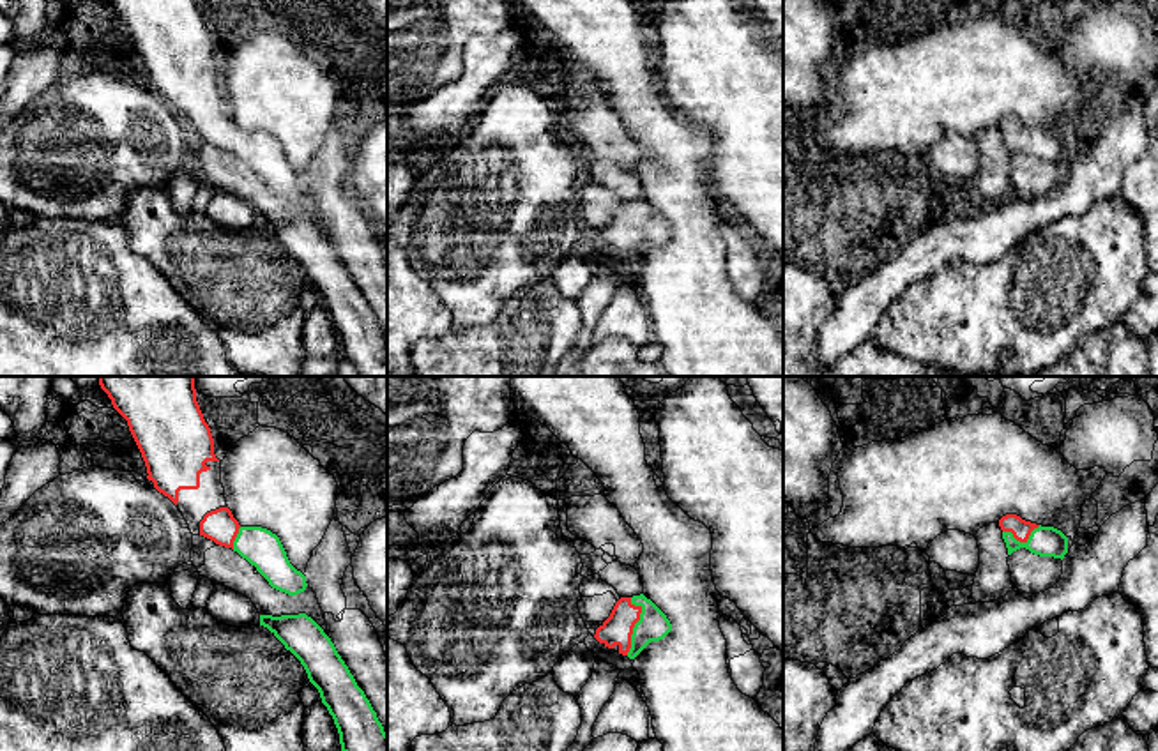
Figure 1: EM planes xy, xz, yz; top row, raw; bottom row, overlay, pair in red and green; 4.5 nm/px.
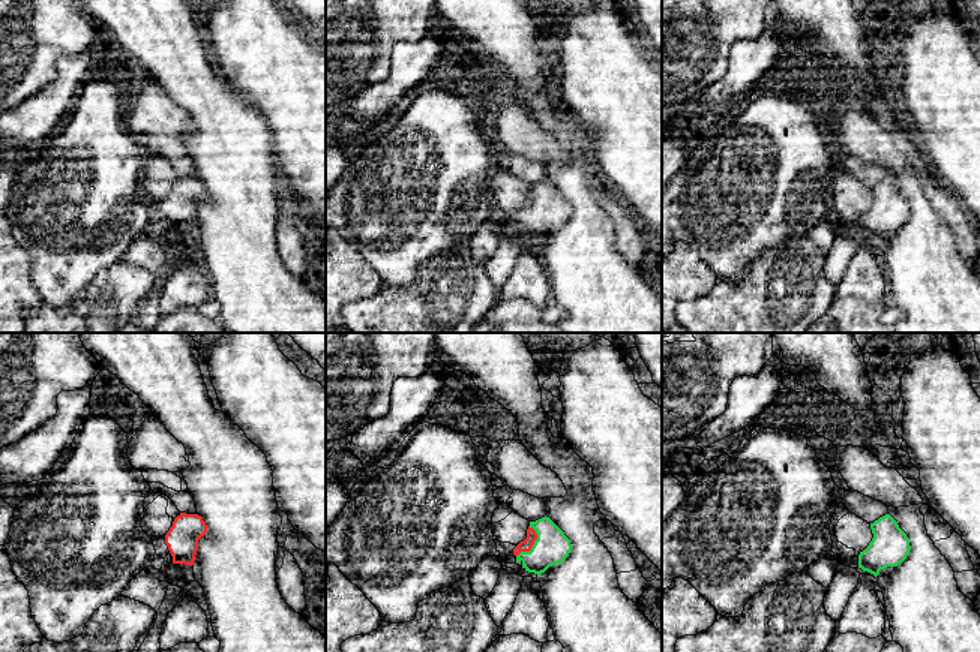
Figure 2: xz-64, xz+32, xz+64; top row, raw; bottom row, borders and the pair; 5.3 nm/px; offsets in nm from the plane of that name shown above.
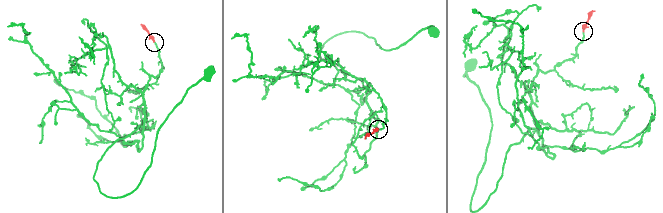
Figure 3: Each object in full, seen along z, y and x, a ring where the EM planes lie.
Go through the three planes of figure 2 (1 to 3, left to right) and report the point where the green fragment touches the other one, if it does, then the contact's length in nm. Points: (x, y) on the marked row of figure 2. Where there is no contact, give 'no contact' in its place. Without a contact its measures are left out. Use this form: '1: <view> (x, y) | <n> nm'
1: no contact
2: xz+32 (533, 543) | 190 nm
3: no contact

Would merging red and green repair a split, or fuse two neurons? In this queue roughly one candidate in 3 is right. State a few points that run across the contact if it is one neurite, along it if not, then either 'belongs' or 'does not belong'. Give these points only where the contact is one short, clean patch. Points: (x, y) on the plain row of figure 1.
xz (617, 234), (633, 230), (653, 230) | belongs

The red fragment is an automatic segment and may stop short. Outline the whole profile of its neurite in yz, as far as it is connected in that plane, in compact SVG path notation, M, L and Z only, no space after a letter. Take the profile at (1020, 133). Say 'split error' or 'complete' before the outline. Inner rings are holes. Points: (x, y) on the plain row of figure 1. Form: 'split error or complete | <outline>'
split error | M1017 118L1002 120L999 124L999 131L1002 134L1008 159L1025 152L1040 161L1054 161L1063 164L1068 157L1068 141L1054 131L1036 129Z

